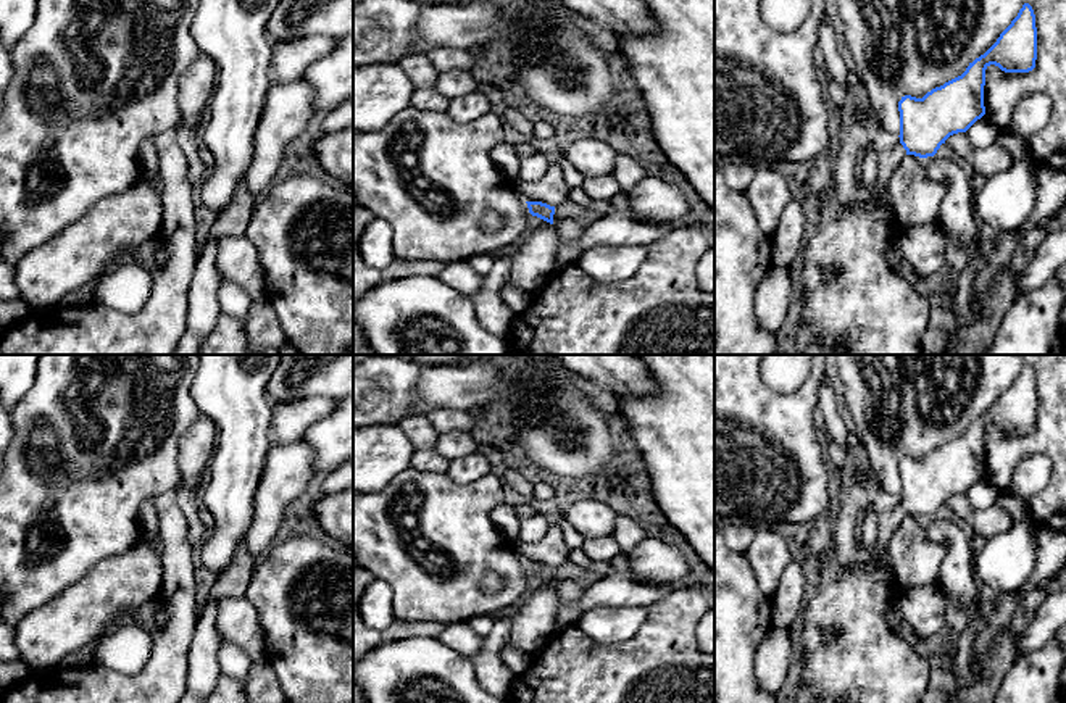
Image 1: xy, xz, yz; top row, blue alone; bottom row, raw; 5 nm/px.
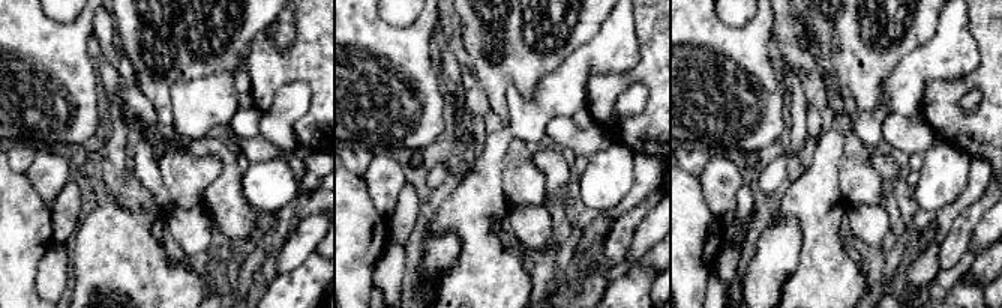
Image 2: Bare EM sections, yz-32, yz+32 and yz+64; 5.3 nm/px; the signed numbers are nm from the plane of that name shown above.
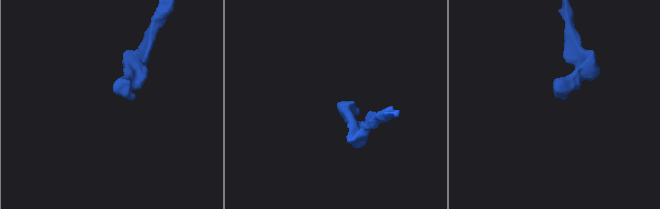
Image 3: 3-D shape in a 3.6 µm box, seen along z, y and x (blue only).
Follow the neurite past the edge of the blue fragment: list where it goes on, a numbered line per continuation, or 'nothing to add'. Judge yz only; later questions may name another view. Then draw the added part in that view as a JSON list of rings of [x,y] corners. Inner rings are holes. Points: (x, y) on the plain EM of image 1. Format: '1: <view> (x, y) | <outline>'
1: yz (852, 653) | [[[902,505],[877,513],[877,542],[882,559],[874,563],[866,555],[863,563],[824,585],[818,593],[806,598],[802,629],[802,679],[795,703],[922,703],[929,687],[931,664],[926,653],[911,647],[897,634],[897,619],[889,616],[897,605],[900,587],[897,584],[892,558],[889,553],[895,530],[906,518]]]

